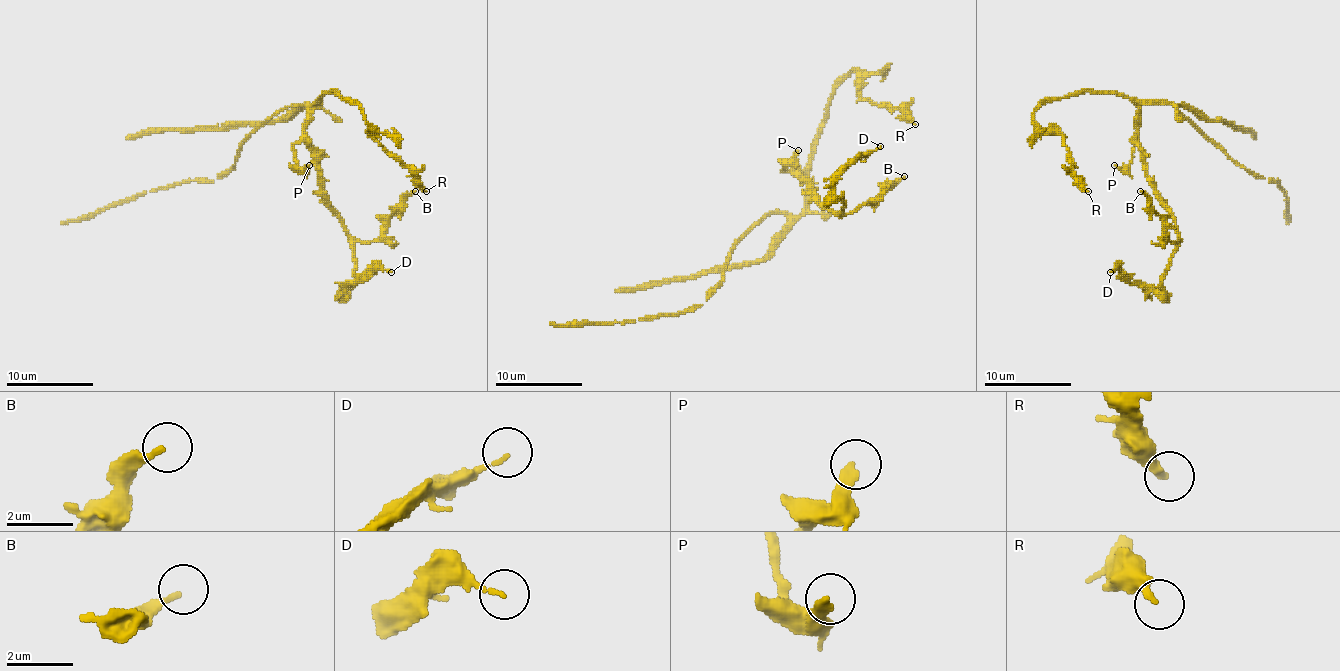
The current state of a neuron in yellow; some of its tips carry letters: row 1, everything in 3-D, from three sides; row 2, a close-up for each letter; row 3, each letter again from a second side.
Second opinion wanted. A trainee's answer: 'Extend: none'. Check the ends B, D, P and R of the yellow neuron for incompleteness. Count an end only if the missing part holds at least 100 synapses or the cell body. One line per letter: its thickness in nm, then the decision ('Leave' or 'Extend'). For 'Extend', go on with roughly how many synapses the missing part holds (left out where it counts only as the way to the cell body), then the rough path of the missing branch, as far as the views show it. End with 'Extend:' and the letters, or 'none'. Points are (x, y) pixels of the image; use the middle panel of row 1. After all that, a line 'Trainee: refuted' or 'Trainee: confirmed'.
B: Thickness 170 nm. Leave
D: Thickness 110 nm. Leave
P: Thickness 280 nm. Leave
R: Thickness 320 nm. Leave
Extend: none
Trainee: confirmed

